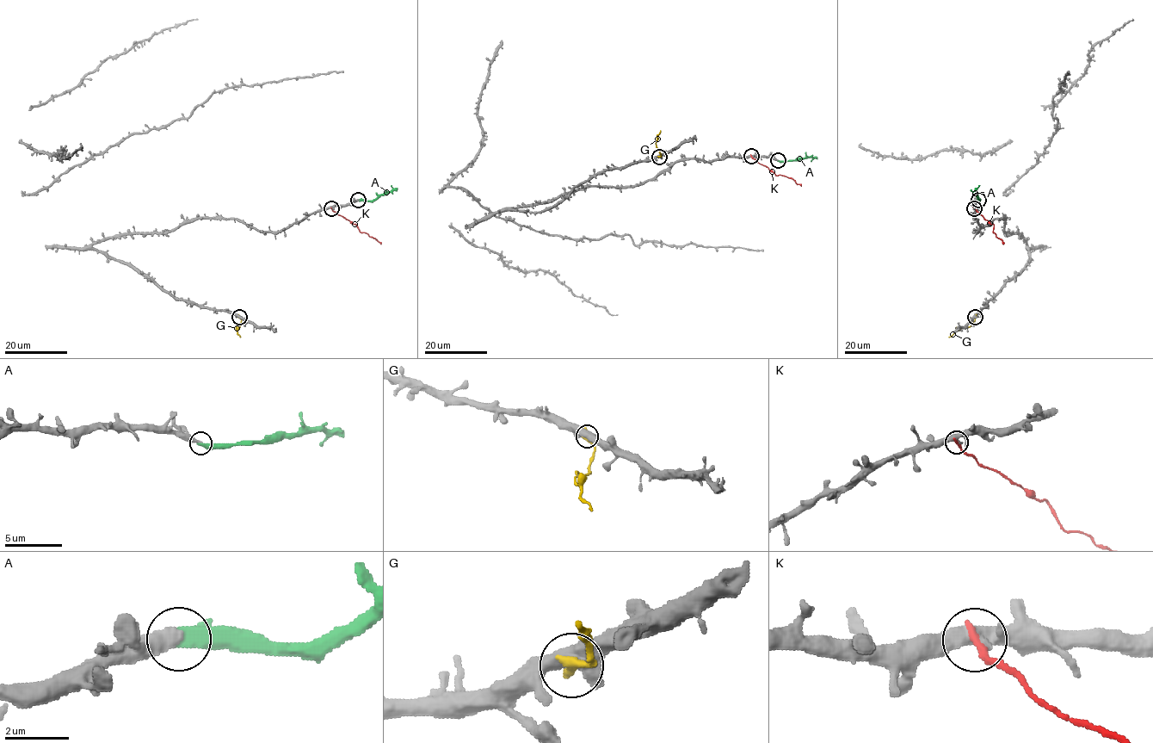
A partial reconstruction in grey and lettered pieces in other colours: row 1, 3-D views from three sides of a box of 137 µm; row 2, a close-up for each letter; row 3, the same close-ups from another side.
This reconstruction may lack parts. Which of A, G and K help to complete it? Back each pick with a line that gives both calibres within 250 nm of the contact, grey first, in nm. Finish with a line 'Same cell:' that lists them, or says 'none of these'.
A: calibres 400 and 480 nm
Same cell: A

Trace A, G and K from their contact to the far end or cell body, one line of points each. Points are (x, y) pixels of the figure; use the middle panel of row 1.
A: (778, 160), (811, 157), (810, 161)
G: (658, 157), (661, 154), (656, 143), (660, 130)
K: (751, 157), (775, 176), (792, 178), (801, 185)

